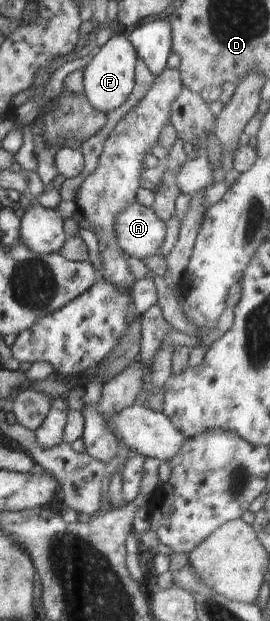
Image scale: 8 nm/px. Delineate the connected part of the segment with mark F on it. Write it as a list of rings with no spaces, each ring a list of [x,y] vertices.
[[[121,31],[108,39],[102,47],[97,47],[90,63],[83,71],[83,93],[94,109],[107,114],[109,111],[118,109],[128,99],[136,83],[134,80],[136,61],[138,61],[136,50]]]

